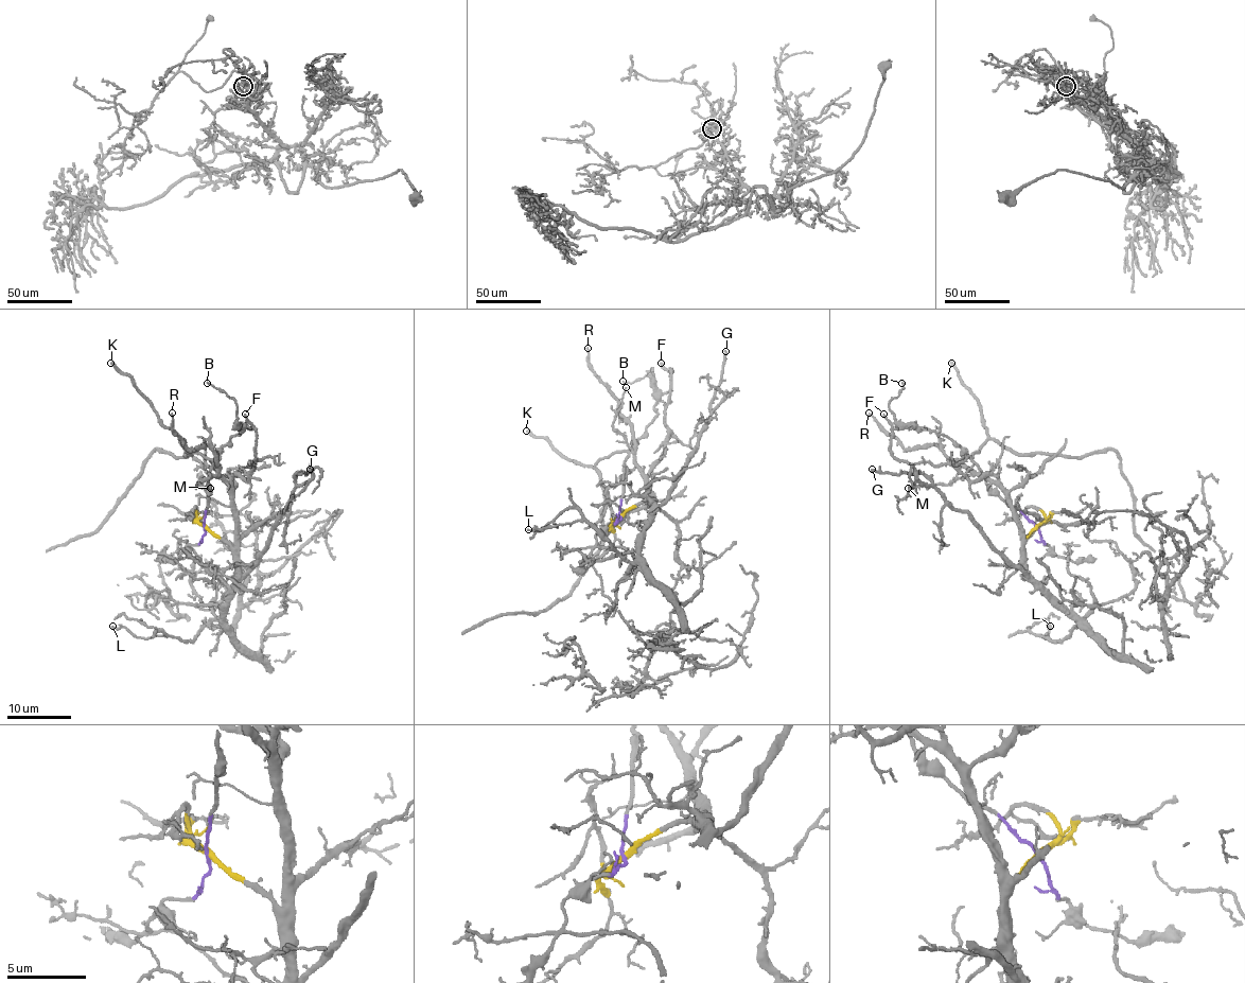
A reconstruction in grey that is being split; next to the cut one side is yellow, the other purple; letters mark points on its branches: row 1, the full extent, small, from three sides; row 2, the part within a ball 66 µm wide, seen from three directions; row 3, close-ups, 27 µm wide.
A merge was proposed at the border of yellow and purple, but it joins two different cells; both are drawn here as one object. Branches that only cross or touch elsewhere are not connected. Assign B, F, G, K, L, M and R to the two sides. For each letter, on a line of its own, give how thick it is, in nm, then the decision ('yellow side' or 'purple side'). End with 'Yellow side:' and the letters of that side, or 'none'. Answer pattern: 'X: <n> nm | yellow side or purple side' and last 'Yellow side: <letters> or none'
B: 100 nm | purple side
F: 170 nm | yellow side
G: 240 nm | yellow side
K: 320 nm | purple side
L: 160 nm | yellow side
M: 100 nm | yellow side
R: 170 nm | yellow side
Yellow side: F, G, L, M, R

